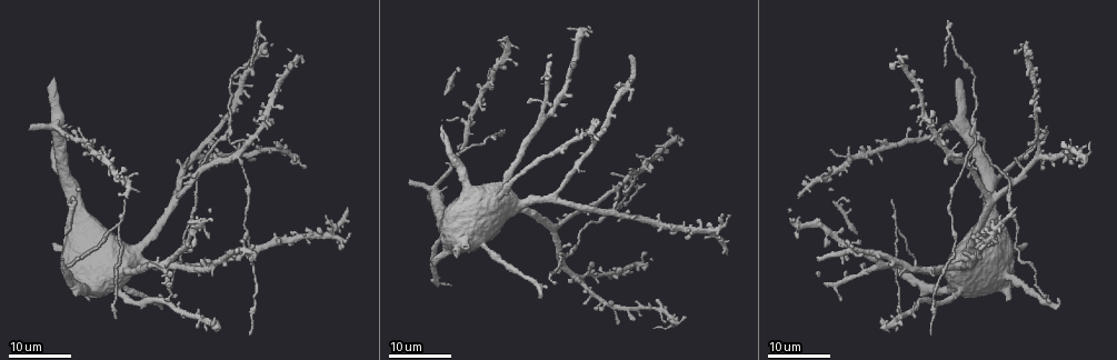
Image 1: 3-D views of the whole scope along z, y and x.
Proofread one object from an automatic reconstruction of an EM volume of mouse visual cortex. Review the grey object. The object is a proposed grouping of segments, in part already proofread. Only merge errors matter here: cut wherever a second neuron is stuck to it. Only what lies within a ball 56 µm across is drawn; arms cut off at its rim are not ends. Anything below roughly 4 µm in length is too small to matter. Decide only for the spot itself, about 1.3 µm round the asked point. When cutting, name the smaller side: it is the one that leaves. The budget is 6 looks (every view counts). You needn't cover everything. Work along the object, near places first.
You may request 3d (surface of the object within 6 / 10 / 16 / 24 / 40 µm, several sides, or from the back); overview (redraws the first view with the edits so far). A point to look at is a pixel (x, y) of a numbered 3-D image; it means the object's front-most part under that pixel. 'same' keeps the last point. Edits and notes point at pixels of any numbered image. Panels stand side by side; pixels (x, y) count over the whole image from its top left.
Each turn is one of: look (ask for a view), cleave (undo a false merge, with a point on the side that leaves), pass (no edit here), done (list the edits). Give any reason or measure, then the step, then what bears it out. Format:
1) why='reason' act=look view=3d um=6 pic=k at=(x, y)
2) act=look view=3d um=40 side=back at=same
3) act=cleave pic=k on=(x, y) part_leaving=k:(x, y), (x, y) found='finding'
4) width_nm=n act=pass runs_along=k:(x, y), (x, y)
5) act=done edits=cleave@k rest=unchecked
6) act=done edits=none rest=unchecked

why='three-way junction' act=look view=3d um=16 pic=1 at=(897, 225)

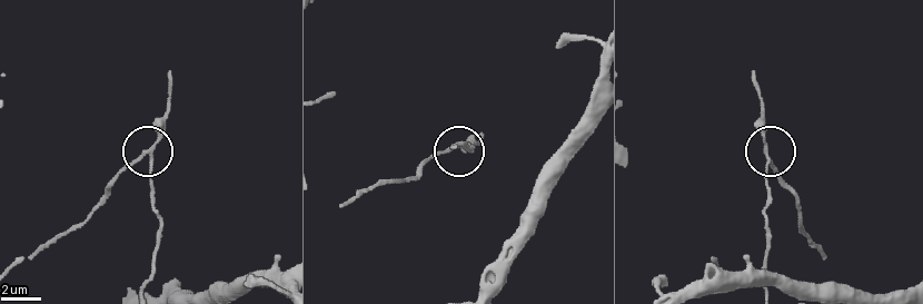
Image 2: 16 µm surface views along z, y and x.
act=look view=3d um=6 pic=2 at=(768, 157)

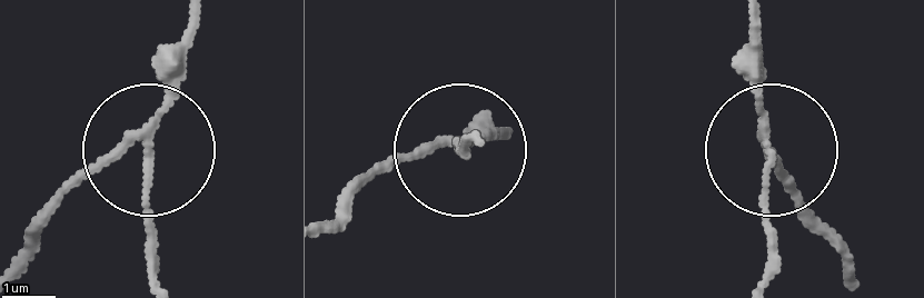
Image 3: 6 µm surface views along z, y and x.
side_arm_um=5 arms=3 act=cleave pic=3 on=(79, 178) found='two neurons meet here'

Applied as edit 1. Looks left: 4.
act=look view=overview

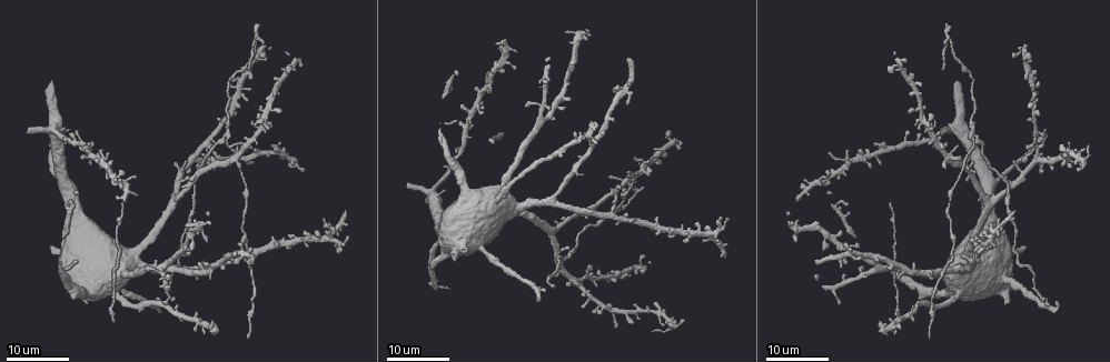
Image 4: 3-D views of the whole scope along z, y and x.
why='thin arm on a thick one' act=look view=3d um=24 pic=4 at=(966, 159)

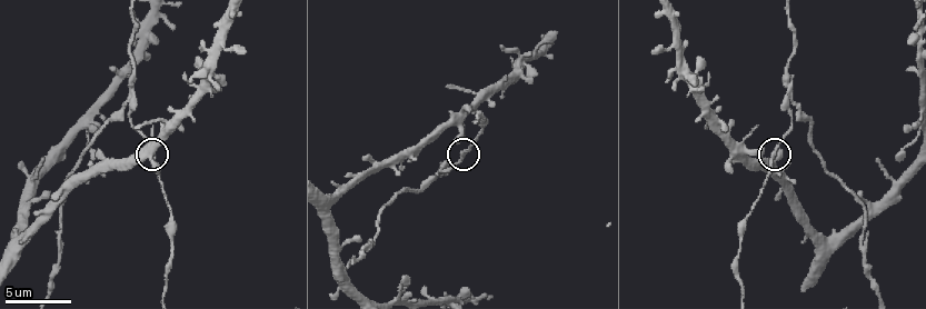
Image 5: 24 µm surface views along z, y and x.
act=look view=3d um=10 pic=5 at=(462, 153)

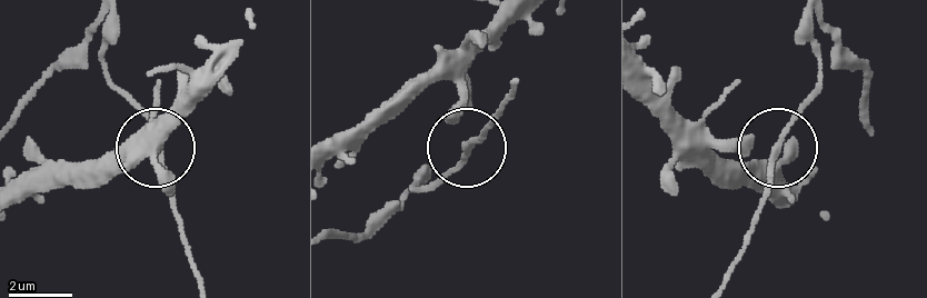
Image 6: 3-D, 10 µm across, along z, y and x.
act=pass runs_along=6:(776, 207), (709, 150), (776, 148), (754, 230) found='all the same neuron'

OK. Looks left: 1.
act=done edits=cleave@3 rest=unchecked

